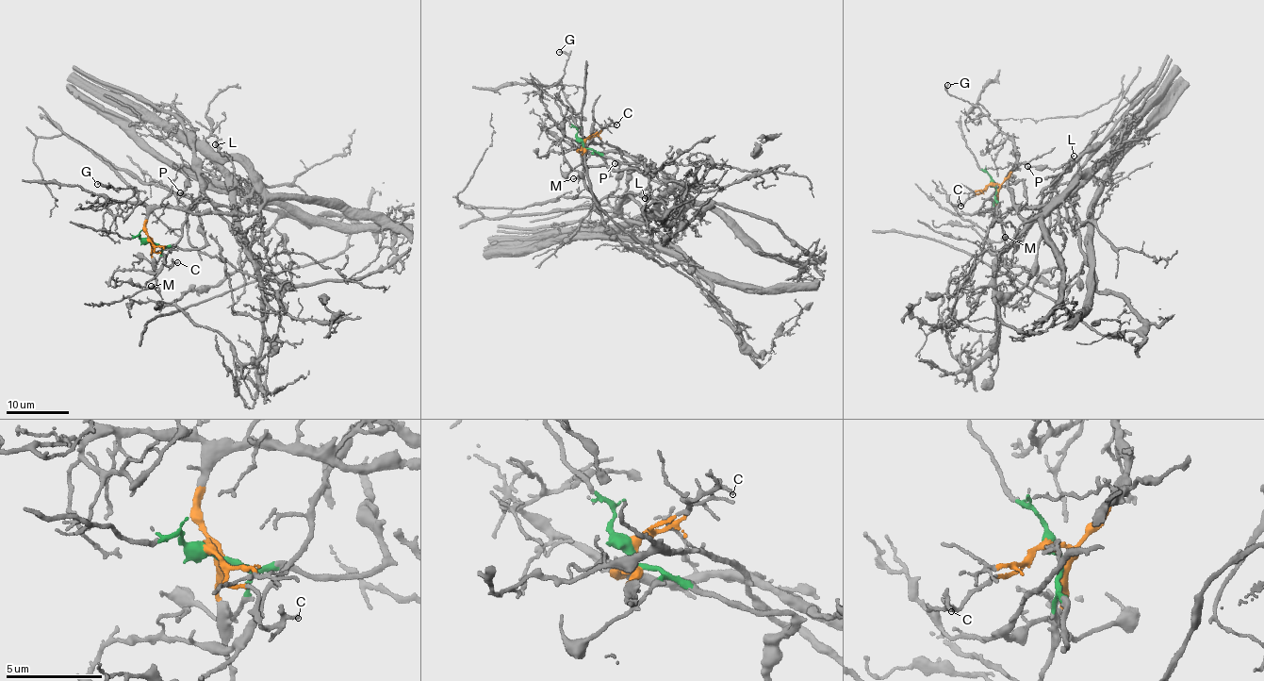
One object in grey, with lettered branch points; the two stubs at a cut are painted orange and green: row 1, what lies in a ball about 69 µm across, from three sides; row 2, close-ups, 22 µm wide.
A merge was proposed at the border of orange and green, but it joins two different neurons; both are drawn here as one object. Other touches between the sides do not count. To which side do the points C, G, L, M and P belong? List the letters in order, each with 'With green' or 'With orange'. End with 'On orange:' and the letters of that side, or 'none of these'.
C: With orange
G: With orange
L: With orange
M: With orange
P: With green
On orange: C, G, L, M

